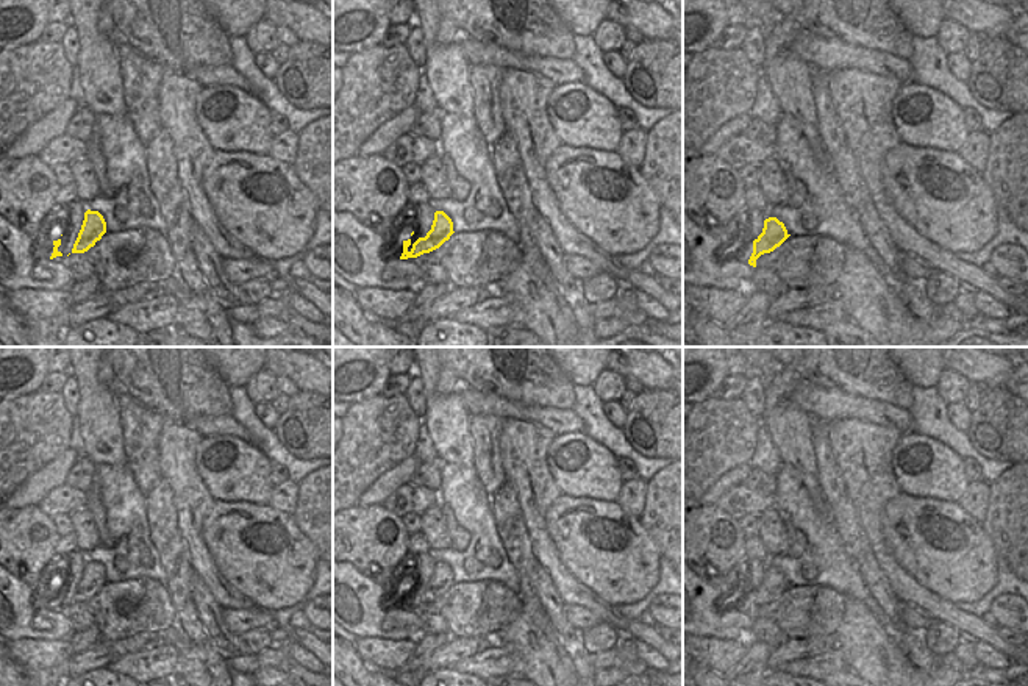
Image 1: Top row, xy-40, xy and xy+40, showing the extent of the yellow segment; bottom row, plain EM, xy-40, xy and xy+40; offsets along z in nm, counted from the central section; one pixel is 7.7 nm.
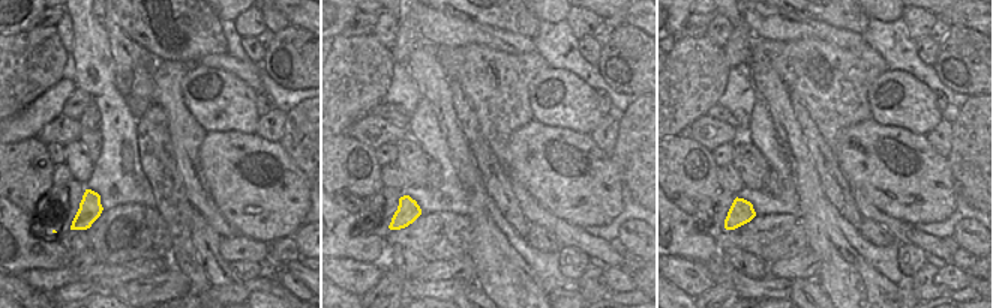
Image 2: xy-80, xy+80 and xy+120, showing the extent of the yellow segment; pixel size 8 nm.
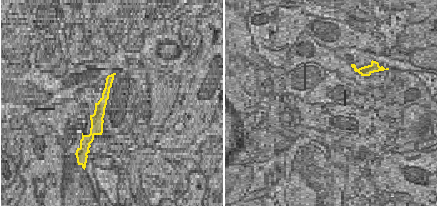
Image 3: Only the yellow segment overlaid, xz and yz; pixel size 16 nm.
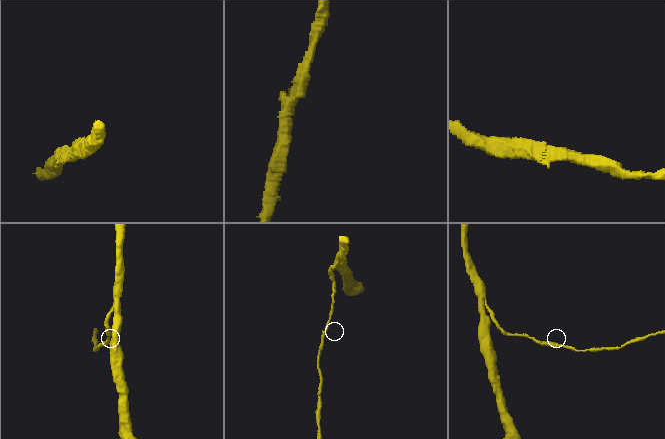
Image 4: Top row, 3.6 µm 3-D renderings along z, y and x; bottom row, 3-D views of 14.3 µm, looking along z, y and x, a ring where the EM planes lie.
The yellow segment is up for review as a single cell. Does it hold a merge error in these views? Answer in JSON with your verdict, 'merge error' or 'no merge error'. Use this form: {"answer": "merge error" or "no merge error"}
{"answer": "no merge error"}

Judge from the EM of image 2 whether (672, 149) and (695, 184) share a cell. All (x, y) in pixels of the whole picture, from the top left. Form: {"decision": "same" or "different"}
{"decision": "same"}

